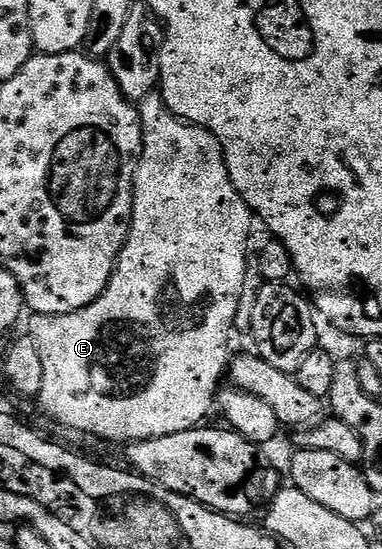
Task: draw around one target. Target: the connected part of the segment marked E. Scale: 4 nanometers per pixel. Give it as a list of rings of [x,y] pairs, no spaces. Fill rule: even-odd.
[[[161,92],[149,93],[140,102],[142,115],[142,154],[138,156],[138,166],[134,172],[134,210],[130,220],[130,234],[122,253],[118,256],[118,266],[110,276],[105,291],[97,297],[87,309],[81,309],[68,315],[31,316],[28,335],[36,339],[36,347],[40,347],[40,359],[44,359],[44,387],[36,399],[42,409],[54,421],[75,429],[78,433],[91,433],[102,441],[151,441],[154,437],[176,435],[180,431],[199,428],[202,421],[210,413],[214,405],[214,392],[218,384],[224,381],[224,374],[232,360],[230,353],[230,335],[235,332],[234,320],[236,309],[243,290],[246,265],[246,250],[249,247],[248,233],[252,214],[244,203],[244,199],[232,187],[232,179],[228,175],[226,160],[222,154],[216,135],[212,135],[201,125],[190,125],[181,121],[166,108]]]

